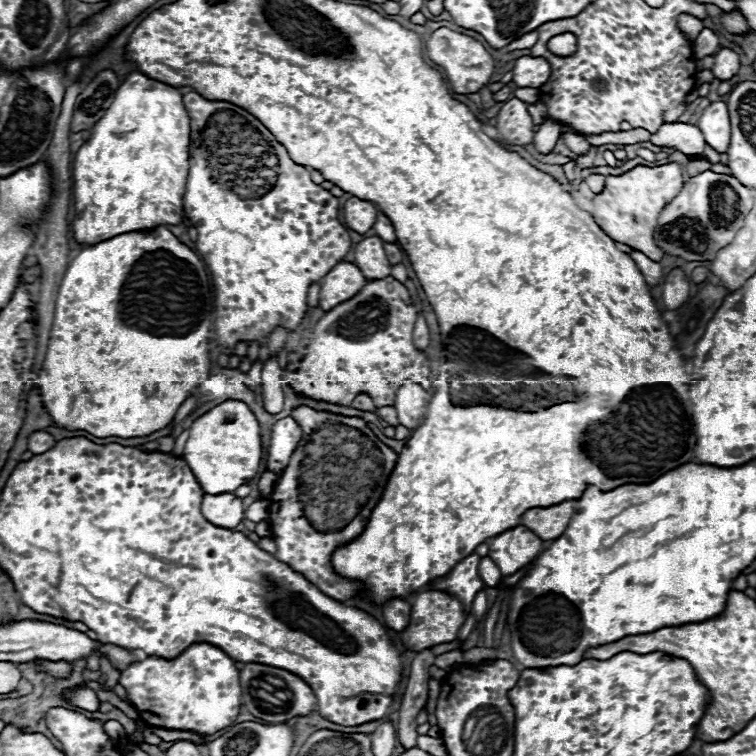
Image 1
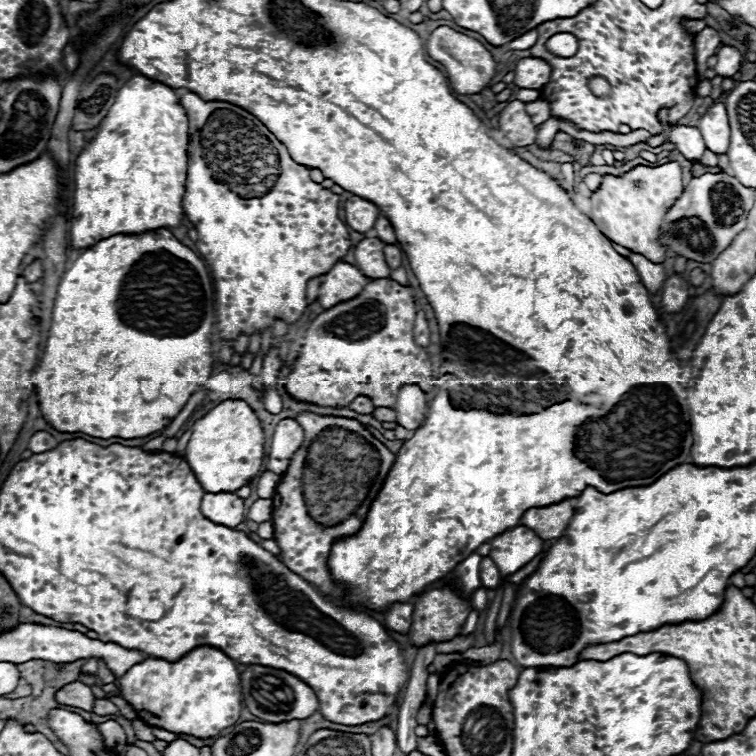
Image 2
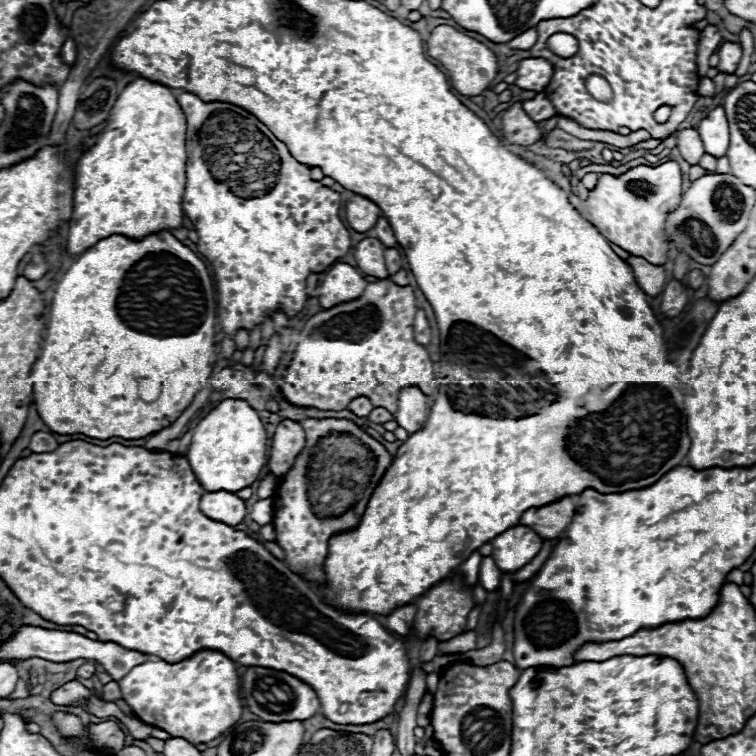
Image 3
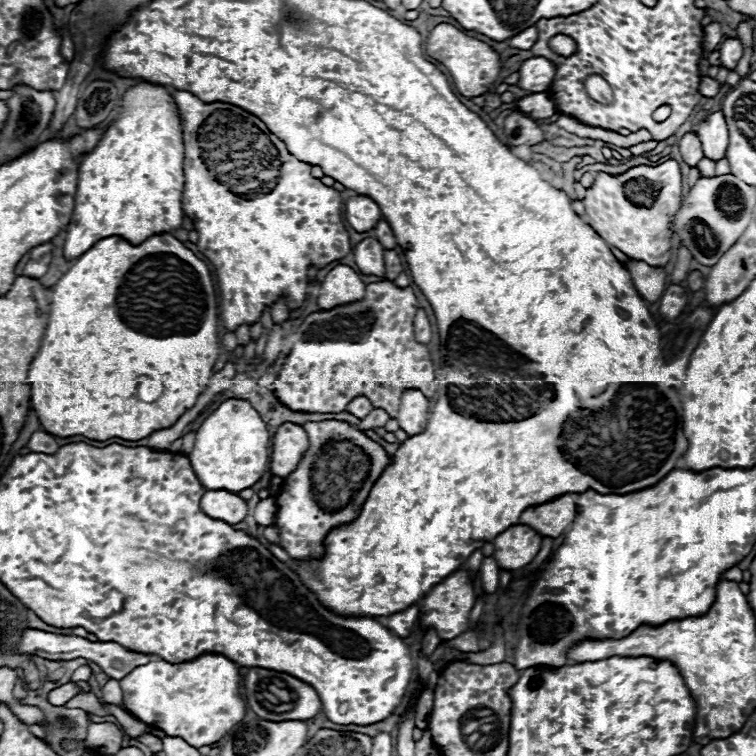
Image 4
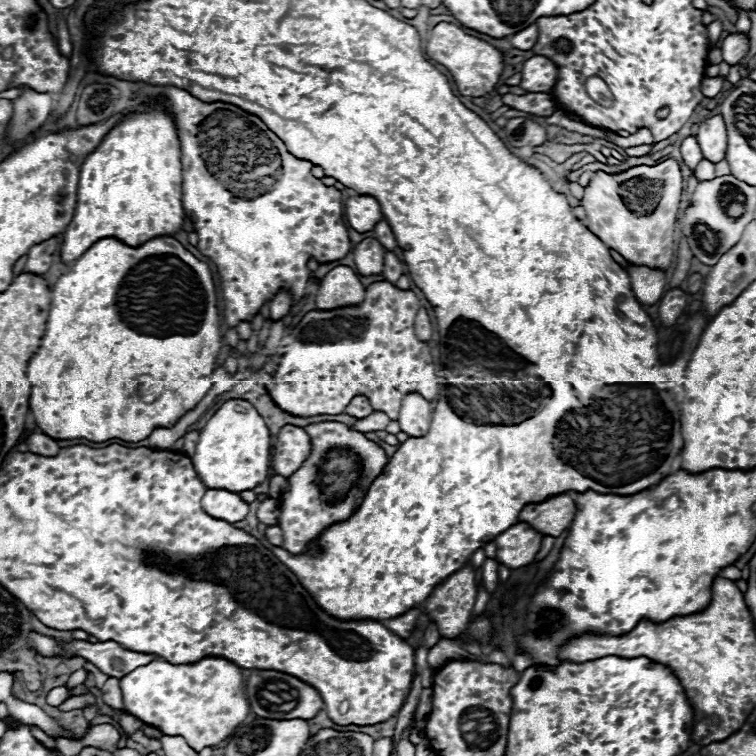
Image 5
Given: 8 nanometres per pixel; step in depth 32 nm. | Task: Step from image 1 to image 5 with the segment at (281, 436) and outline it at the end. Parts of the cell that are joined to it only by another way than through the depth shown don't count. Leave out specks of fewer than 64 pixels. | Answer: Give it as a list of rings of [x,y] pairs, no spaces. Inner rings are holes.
[[[286,424],[280,428],[278,436],[274,438],[274,452],[272,452],[272,470],[284,478],[298,470],[298,466],[310,454],[310,438],[304,428]]]

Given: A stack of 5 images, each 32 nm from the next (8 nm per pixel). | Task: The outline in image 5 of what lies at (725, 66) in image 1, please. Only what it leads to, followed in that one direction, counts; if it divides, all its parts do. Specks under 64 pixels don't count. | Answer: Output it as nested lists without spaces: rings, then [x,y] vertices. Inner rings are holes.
[[[730,34],[722,40],[720,48],[722,48],[722,60],[726,64],[734,66],[744,58],[744,54],[748,52],[750,46],[748,46],[748,40],[742,34]]]

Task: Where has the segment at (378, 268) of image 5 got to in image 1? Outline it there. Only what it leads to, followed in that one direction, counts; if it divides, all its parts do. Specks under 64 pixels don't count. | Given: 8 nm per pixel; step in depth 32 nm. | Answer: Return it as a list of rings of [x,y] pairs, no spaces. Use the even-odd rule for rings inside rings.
[[[378,236],[364,238],[354,250],[356,264],[368,280],[378,280],[390,276],[390,262],[384,254],[384,240]]]

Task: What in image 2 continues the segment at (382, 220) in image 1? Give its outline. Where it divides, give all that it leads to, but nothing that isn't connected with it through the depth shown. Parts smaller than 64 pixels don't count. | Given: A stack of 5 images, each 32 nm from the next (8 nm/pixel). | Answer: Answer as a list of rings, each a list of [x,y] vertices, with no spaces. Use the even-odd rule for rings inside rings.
[[[378,216],[376,218],[376,224],[374,224],[374,230],[376,230],[376,236],[386,242],[386,244],[396,244],[396,236],[394,236],[394,228],[390,224],[390,220],[386,216]]]

